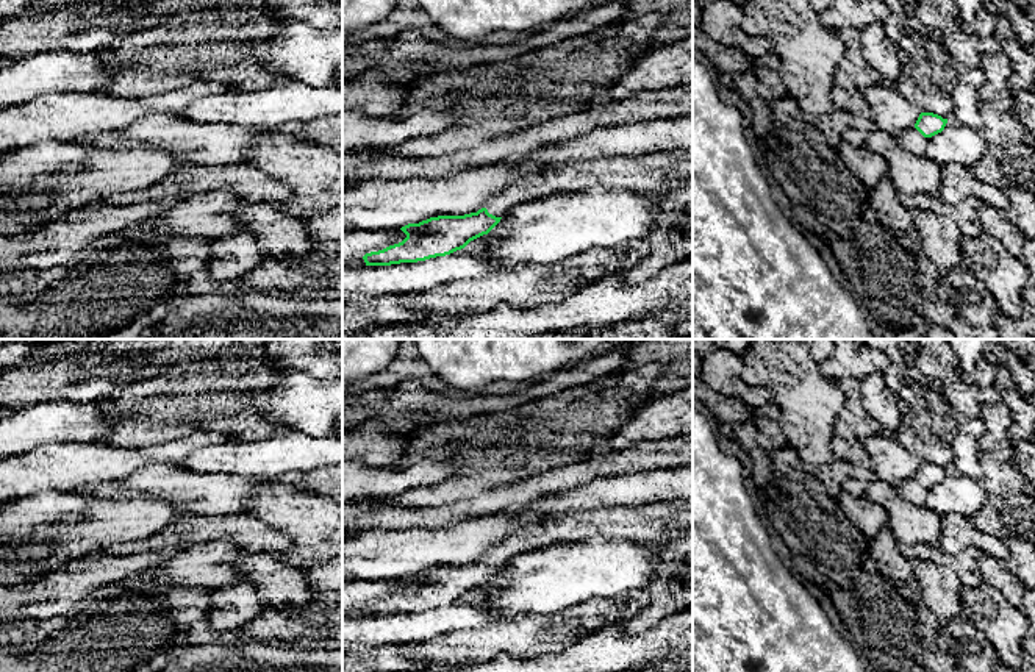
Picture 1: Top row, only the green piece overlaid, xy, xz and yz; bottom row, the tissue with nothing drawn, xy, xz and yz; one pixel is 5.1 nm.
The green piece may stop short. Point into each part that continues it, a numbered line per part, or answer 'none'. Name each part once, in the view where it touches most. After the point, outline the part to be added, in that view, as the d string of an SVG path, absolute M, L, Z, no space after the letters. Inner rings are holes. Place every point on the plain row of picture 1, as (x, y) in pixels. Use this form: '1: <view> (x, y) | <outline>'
1: xz (646, 522) | M693 499L558 516L494 544L485 558L502 567L516 555L557 544L580 544L597 536L613 541L654 541L671 527L693 530Z

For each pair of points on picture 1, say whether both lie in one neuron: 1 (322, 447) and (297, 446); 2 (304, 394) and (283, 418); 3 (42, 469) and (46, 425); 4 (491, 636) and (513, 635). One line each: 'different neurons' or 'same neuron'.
1: same neuron
2: same neuron
3: different neurons
4: same neuron

